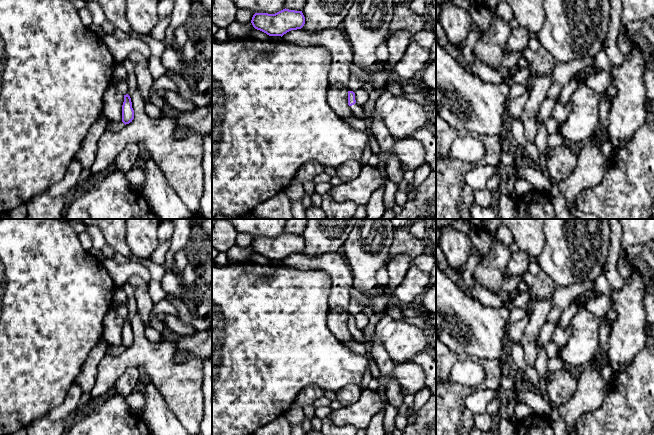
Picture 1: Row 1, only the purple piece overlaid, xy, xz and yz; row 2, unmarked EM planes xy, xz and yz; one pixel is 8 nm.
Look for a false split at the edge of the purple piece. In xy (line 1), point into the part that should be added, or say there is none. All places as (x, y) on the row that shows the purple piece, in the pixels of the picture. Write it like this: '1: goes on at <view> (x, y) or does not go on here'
1: does not go on here

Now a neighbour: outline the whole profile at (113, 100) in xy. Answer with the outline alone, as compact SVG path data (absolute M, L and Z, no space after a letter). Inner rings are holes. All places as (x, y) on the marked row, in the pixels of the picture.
M110 85L104 94L103 115L108 121L122 121L124 95L114 85Z

